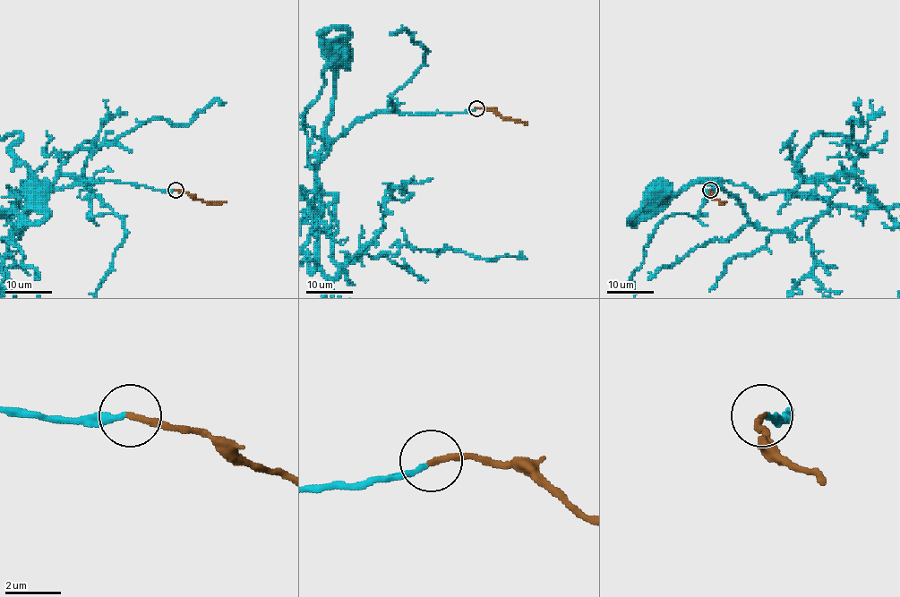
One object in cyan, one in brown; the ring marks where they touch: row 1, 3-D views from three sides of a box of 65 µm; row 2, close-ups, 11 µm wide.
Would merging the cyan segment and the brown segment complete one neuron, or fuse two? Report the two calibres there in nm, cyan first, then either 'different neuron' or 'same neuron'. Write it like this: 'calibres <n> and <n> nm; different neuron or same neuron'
calibres 200 and 240 nm; same neuron

